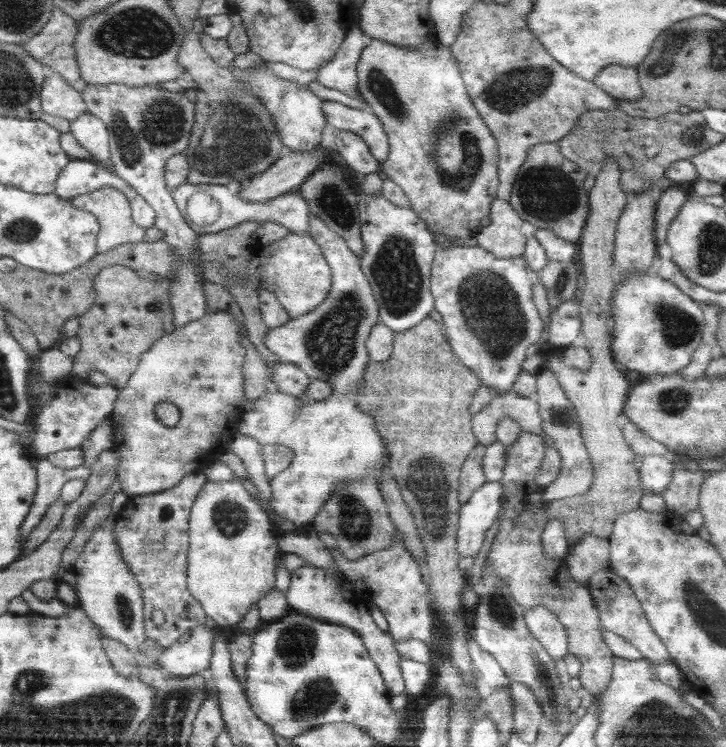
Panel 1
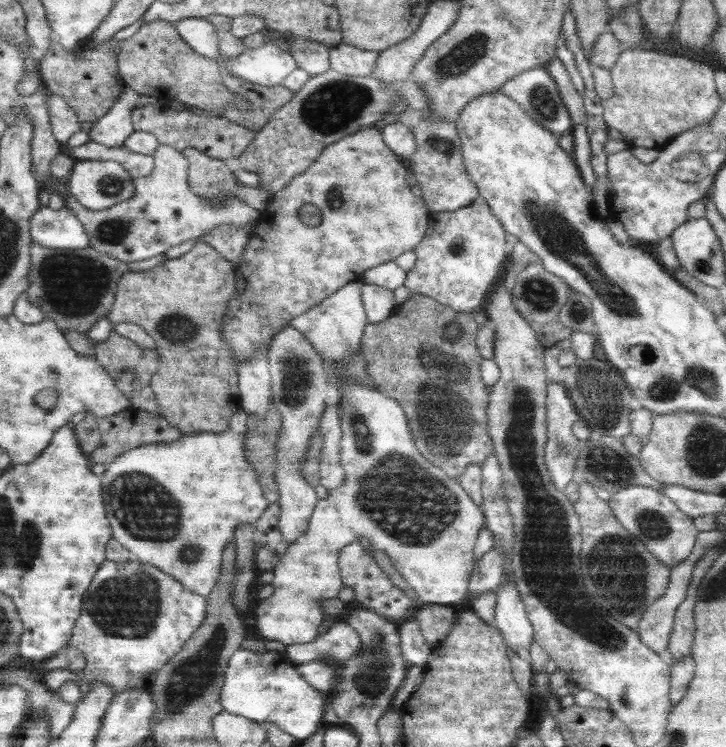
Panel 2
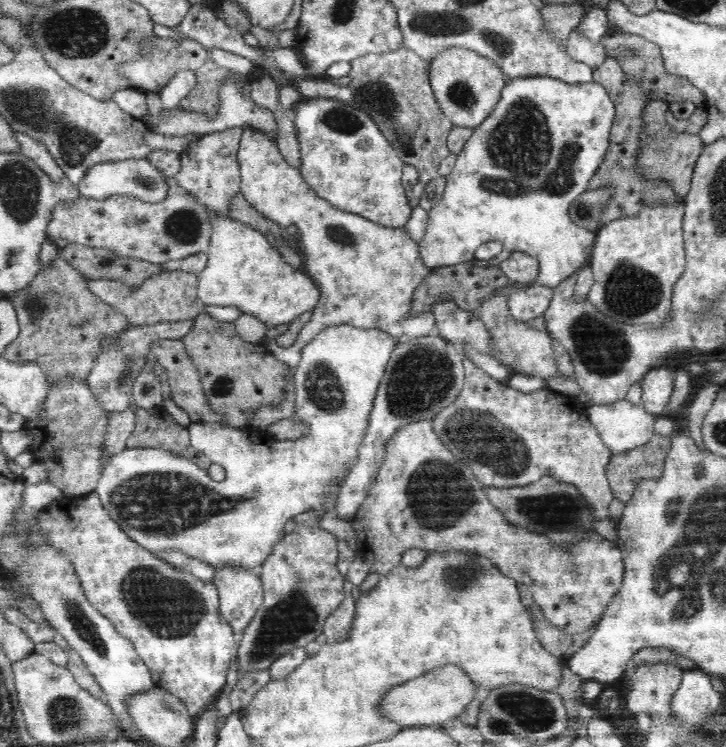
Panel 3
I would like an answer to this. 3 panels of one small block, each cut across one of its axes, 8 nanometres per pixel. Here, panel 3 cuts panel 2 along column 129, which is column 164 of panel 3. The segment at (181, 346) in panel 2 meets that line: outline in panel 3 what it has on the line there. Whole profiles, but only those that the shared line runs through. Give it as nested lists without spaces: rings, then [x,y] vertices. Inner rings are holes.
[[[164,271],[148,278],[140,287],[132,287],[121,281],[108,279],[88,279],[88,289],[103,302],[111,305],[121,314],[126,315],[129,324],[134,326],[149,326],[159,322],[178,322],[194,320],[201,314],[204,304],[199,300],[198,275],[182,271]]]

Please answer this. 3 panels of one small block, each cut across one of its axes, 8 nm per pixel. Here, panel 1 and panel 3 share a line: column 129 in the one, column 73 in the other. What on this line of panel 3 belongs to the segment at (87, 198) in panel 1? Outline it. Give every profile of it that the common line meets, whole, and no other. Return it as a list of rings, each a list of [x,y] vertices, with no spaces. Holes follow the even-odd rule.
[[[168,177],[169,190],[162,202],[142,202],[118,194],[106,200],[80,195],[73,203],[58,203],[47,224],[47,238],[53,243],[65,238],[92,248],[108,248],[116,255],[139,258],[154,264],[182,260],[190,254],[209,250],[212,234],[209,211],[186,189],[179,186],[175,177]]]

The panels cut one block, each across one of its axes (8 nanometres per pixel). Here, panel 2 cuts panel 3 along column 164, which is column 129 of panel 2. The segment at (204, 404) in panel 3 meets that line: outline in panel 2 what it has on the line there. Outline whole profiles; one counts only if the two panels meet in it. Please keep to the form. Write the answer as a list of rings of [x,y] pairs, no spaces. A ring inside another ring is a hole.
[[[114,330],[106,341],[93,344],[93,348],[93,357],[113,380],[127,368],[136,371],[143,356],[143,350],[132,340],[120,337]]]

